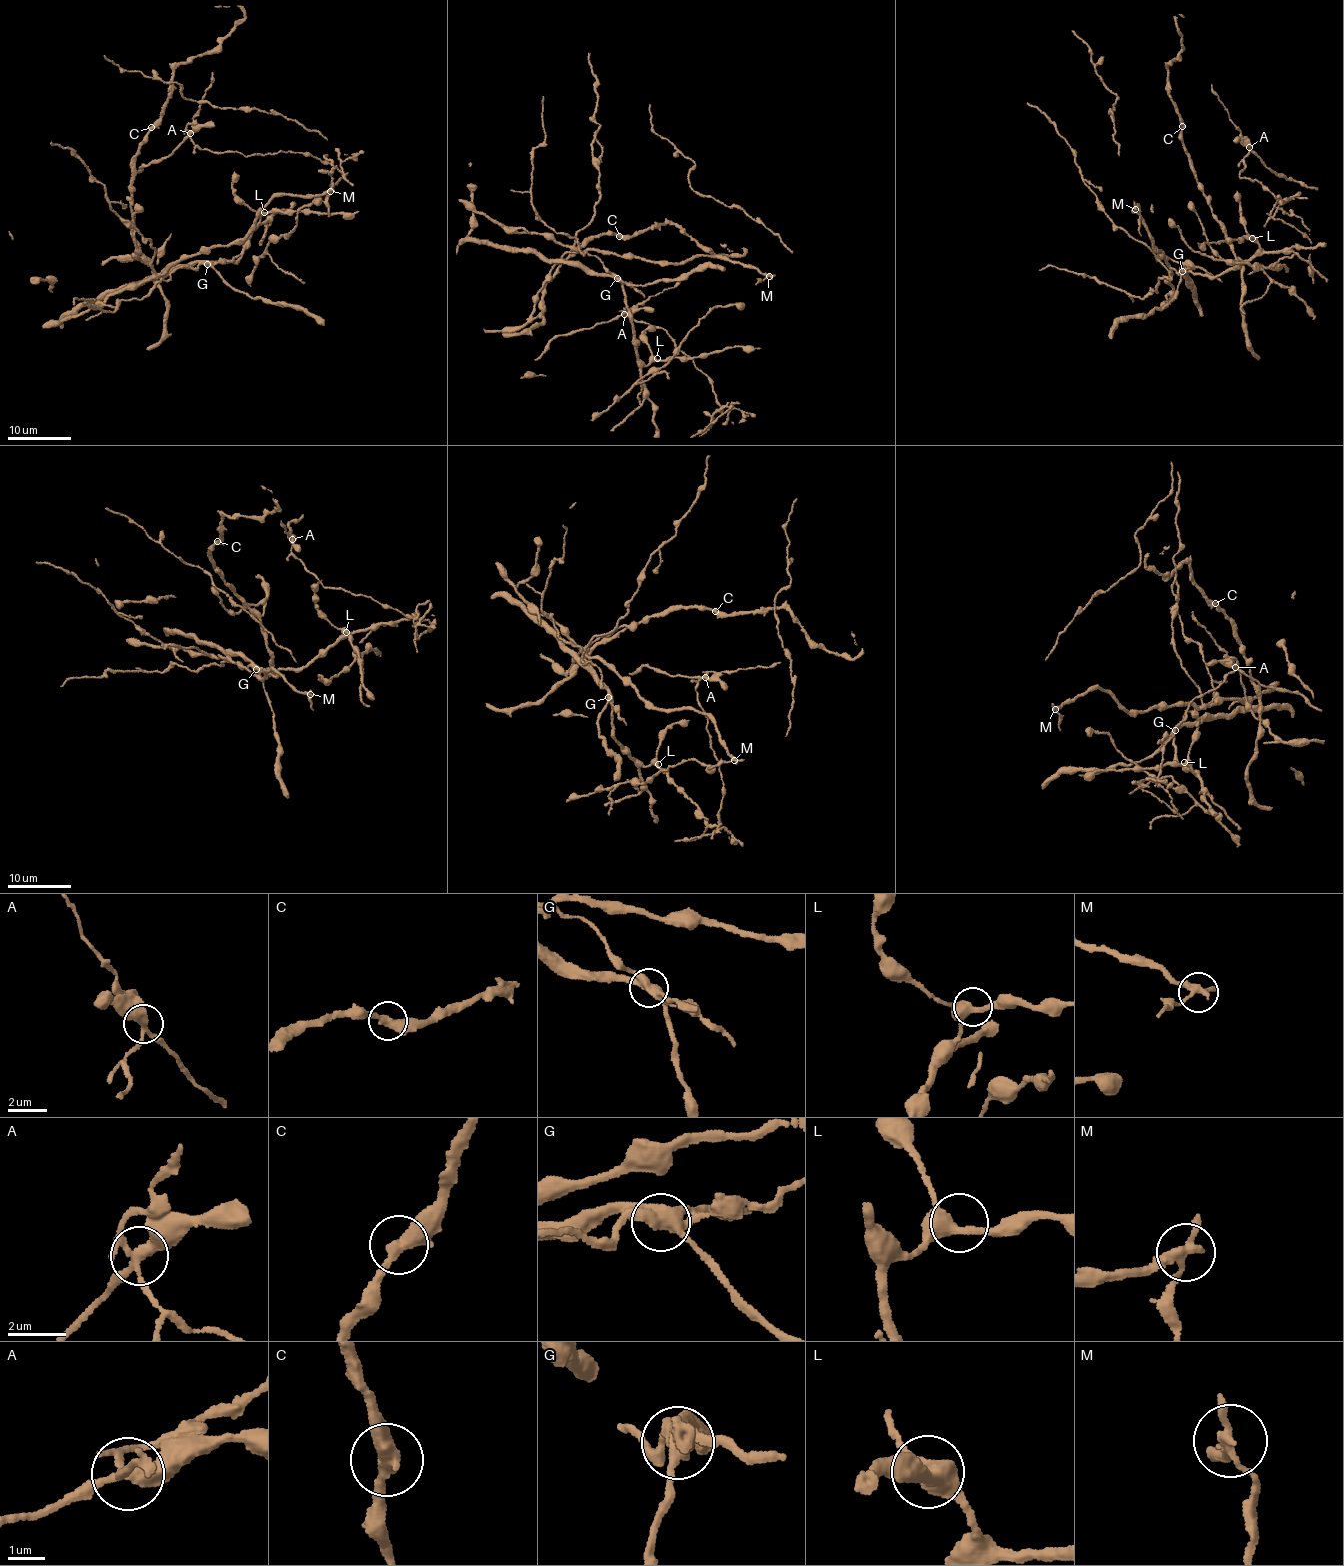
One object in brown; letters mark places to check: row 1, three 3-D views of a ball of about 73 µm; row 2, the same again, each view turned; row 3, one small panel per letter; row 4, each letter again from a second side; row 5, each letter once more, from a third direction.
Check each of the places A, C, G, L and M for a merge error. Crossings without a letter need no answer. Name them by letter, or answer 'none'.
A, G, M

